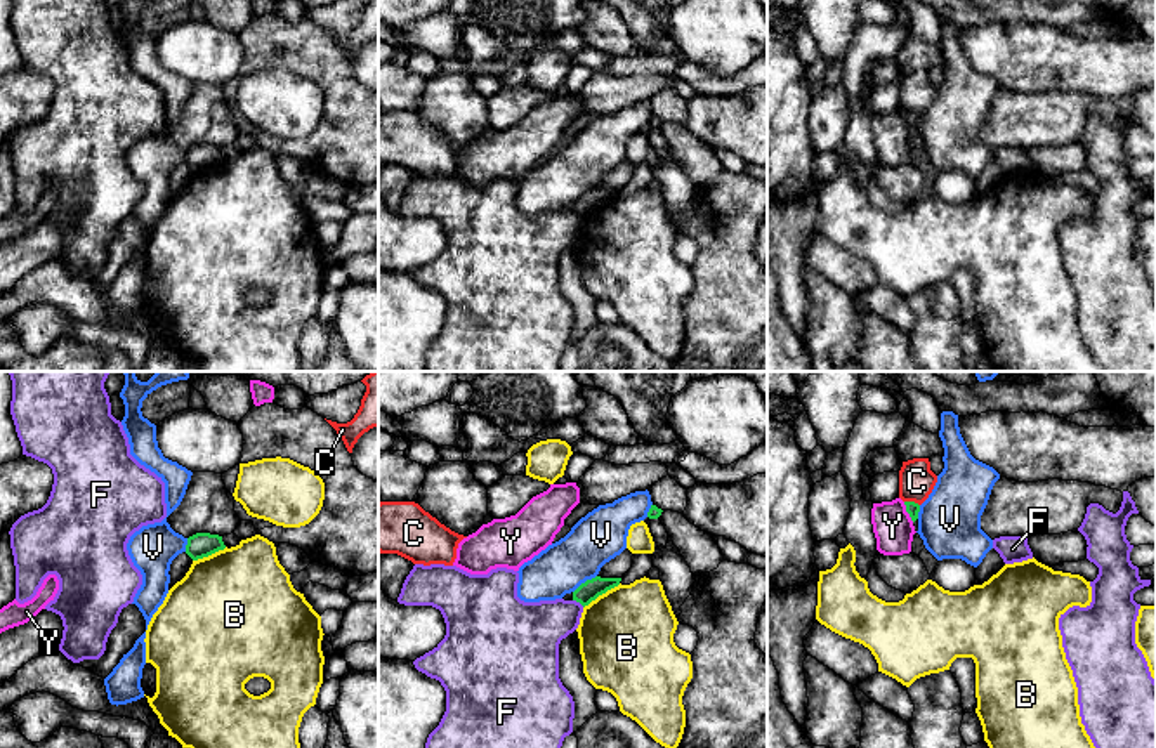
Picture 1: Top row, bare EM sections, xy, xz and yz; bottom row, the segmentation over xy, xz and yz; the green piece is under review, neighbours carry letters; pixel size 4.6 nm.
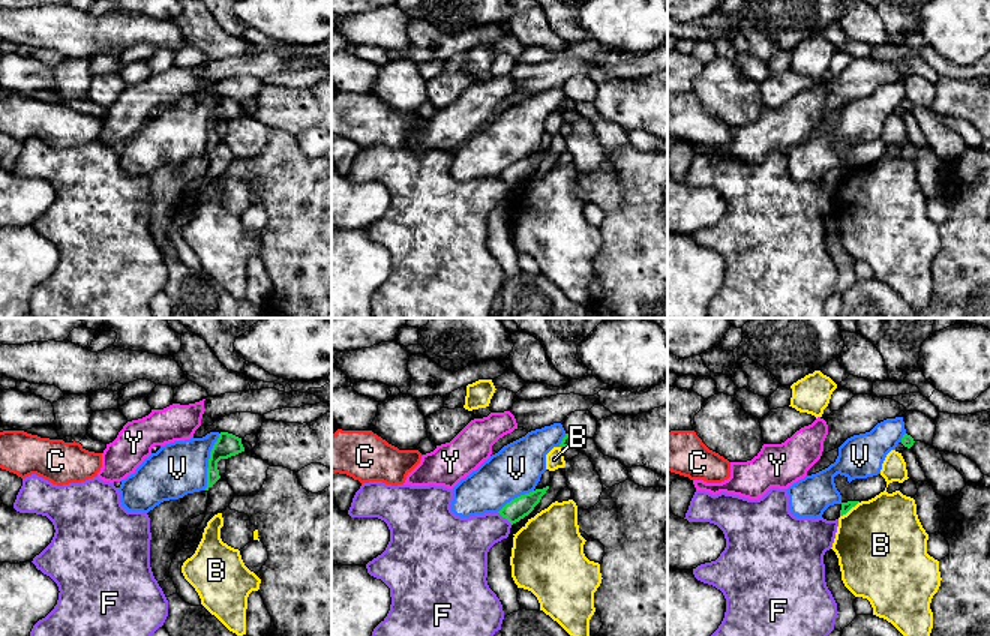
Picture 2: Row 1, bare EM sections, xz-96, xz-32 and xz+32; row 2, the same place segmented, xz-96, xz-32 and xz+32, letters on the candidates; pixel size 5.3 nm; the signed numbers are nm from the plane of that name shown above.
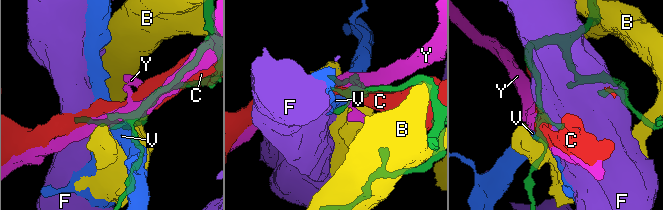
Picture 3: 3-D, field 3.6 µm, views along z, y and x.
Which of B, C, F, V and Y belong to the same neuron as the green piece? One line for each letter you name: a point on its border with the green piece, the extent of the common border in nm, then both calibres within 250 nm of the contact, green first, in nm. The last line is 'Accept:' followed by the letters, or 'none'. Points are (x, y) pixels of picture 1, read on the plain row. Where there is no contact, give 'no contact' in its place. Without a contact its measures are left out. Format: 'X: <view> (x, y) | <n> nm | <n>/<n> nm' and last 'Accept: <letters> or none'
Accept: none

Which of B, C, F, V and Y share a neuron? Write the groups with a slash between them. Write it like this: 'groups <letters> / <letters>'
groups B / C / F / V / Y

